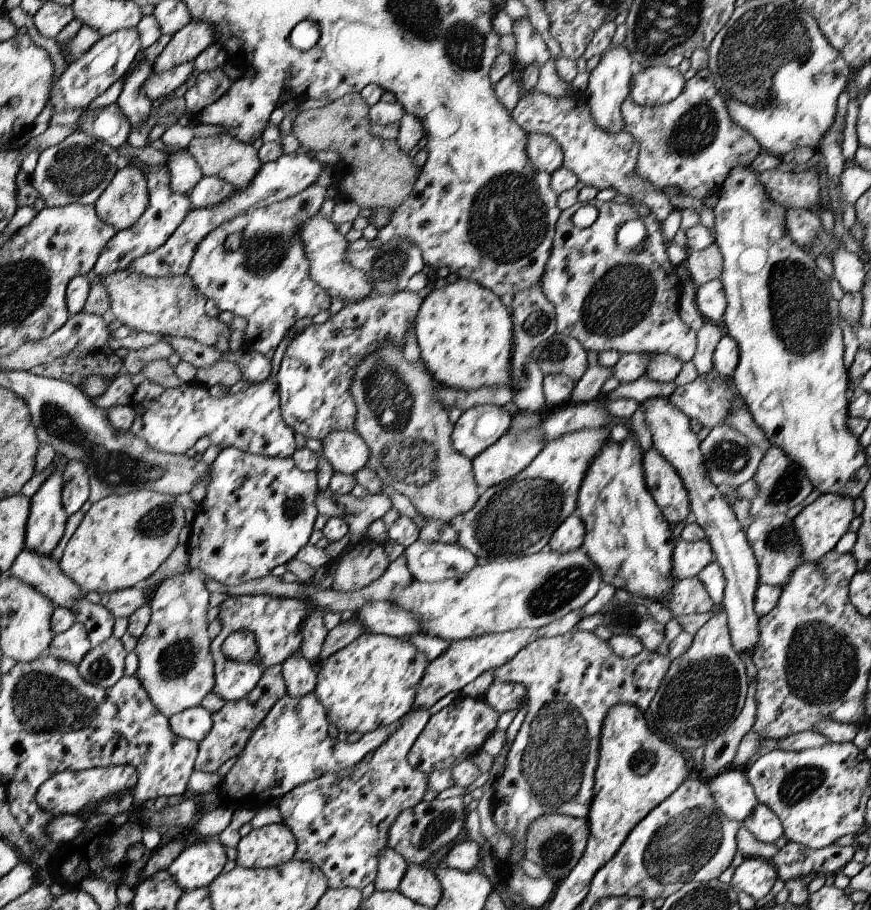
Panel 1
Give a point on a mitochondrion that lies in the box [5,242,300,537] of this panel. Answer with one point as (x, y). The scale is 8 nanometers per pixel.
(114, 469)

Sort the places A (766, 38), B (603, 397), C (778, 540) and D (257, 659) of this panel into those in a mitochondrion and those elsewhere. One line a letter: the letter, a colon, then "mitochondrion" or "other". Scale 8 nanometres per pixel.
A: mitochondrion
B: other
C: mitochondrion
D: other

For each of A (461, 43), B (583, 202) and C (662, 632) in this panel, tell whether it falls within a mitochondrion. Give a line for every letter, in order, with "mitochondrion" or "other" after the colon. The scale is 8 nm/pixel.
A: mitochondrion
B: other
C: other

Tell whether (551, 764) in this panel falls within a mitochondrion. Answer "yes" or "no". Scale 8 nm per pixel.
yes

